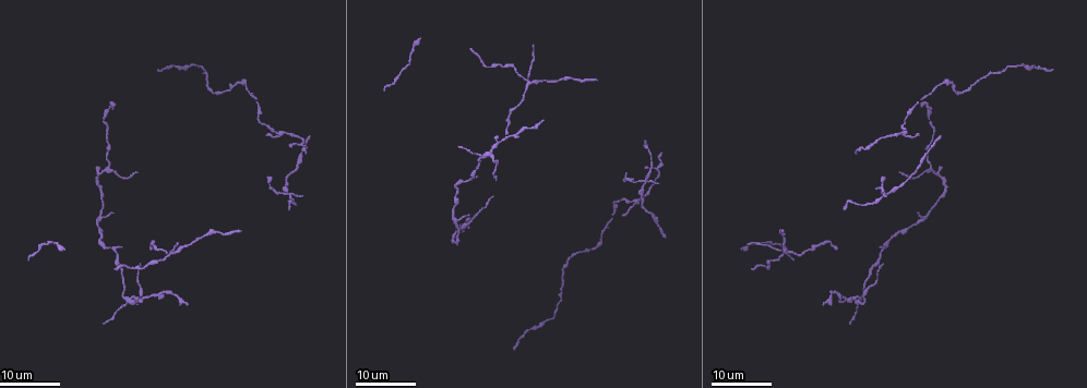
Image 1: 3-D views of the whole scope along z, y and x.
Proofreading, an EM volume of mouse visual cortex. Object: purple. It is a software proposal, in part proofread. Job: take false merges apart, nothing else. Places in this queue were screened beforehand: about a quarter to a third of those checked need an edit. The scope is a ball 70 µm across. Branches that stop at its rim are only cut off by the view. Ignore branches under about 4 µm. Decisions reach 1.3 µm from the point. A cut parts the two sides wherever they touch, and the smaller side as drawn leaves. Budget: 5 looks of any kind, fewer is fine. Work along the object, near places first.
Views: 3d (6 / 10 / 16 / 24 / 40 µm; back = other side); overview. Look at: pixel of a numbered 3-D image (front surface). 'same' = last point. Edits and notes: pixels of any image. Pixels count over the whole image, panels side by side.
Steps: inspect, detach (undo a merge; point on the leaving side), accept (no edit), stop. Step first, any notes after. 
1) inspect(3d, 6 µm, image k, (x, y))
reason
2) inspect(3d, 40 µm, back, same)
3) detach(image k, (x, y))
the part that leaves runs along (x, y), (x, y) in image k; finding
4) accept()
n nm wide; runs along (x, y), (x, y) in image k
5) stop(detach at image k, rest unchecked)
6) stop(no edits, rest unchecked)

inspect(3d, 24 µm, image 1, (856, 305))

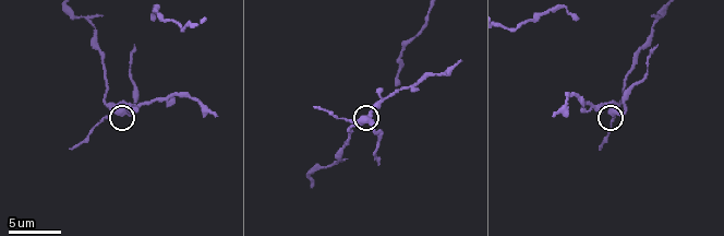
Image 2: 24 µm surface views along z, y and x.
inspect(3d, 10 µm, image 2, (368, 119))

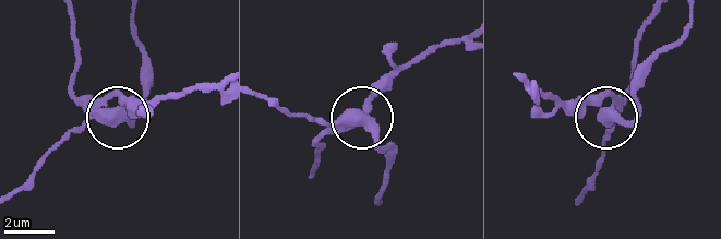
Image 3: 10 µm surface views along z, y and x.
detach(image 3, (133, 123))
the part that leaves runs along (350, 116), (386, 147), (380, 204) in image 3; two neurons meet here

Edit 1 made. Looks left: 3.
inspect(3d, 10 µm, image 2, (421, 81))

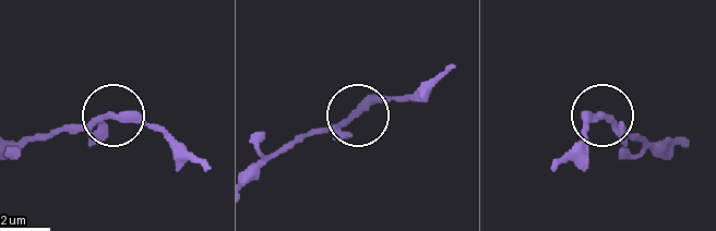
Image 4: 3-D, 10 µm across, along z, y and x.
accept()
all the same neuron

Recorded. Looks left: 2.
inspect(3d, 24 µm, image 1, (277, 135))
arms part here

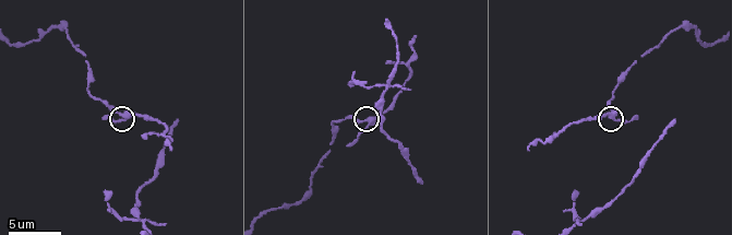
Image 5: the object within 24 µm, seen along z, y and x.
inspect(3d, 6 µm, image 5, (366, 118))

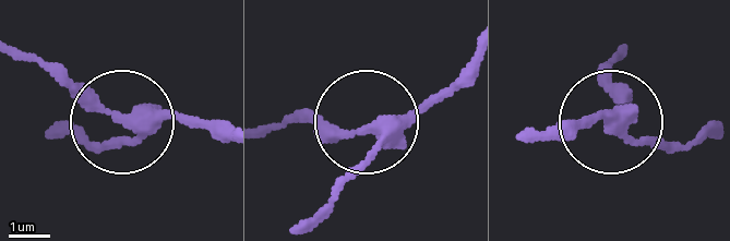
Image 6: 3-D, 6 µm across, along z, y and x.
accept()
side arm 12 µm; 3 arms; continuous, no second neuron

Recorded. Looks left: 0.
stop(detach at image 3, rest unchecked)

